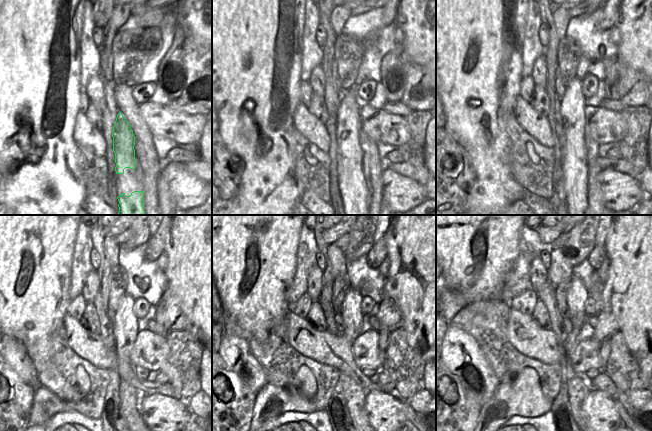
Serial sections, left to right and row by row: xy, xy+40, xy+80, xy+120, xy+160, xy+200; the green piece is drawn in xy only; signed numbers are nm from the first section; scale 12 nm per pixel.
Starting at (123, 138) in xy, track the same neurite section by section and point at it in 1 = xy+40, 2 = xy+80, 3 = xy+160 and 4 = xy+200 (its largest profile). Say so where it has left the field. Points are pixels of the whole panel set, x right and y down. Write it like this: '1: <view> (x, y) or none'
1: xy+40 (349, 153)
2: xy+80 (572, 106)
3: xy+160 (351, 314)
4: xy+200 (577, 294)

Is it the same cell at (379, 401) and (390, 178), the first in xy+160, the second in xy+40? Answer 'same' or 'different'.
same

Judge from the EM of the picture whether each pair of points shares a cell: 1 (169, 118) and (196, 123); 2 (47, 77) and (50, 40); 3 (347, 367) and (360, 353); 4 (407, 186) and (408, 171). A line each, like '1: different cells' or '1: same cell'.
1: same cell
2: same cell
3: different cells
4: different cells

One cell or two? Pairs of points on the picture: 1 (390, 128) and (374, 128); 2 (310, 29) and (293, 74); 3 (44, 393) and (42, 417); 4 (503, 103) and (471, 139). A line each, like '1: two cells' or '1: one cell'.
1: one cell
2: two cells
3: one cell
4: one cell

